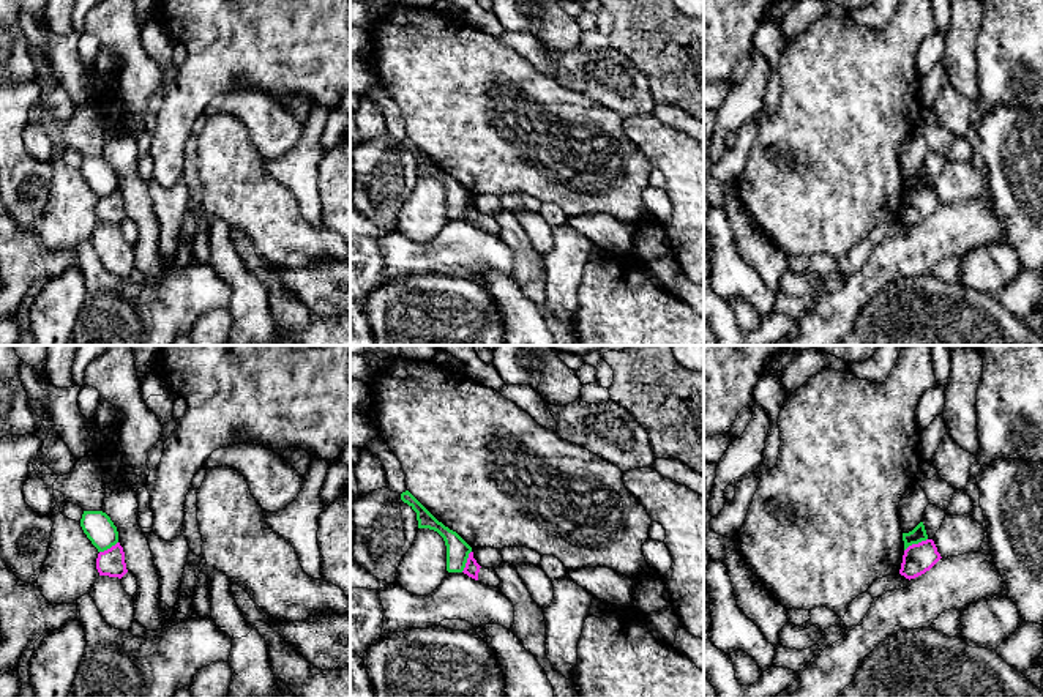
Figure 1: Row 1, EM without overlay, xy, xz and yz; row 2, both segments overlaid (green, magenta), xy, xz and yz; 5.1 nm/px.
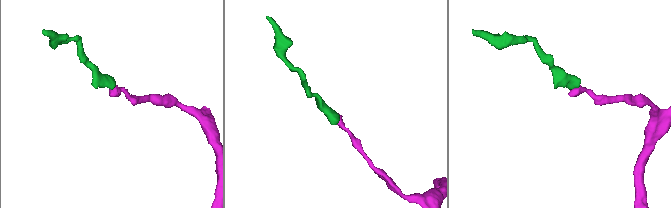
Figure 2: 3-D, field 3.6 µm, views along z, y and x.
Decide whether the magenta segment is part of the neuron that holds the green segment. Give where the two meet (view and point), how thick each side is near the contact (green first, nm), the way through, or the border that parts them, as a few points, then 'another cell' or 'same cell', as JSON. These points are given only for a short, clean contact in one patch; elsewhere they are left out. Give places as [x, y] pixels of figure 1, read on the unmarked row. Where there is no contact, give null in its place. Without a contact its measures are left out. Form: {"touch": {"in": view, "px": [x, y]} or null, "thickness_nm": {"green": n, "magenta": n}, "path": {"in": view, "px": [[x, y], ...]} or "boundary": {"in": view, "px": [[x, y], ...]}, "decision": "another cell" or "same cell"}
{"touch": {"in": "yz", "px": [915, 190]}, "thickness_nm": {"green": 80, "magenta": 150}, "boundary": {"in": "yz", "px": [[927, 185], [912, 190], [904, 197]]}, "decision": "another cell"}

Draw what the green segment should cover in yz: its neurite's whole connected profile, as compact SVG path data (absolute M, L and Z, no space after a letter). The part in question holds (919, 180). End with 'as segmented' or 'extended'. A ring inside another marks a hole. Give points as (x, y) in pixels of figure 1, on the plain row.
M920 169L912 178L903 180L904 197L912 191L918 191L926 186L928 186L928 181L926 181L925 172L923 169Z; as segmented

